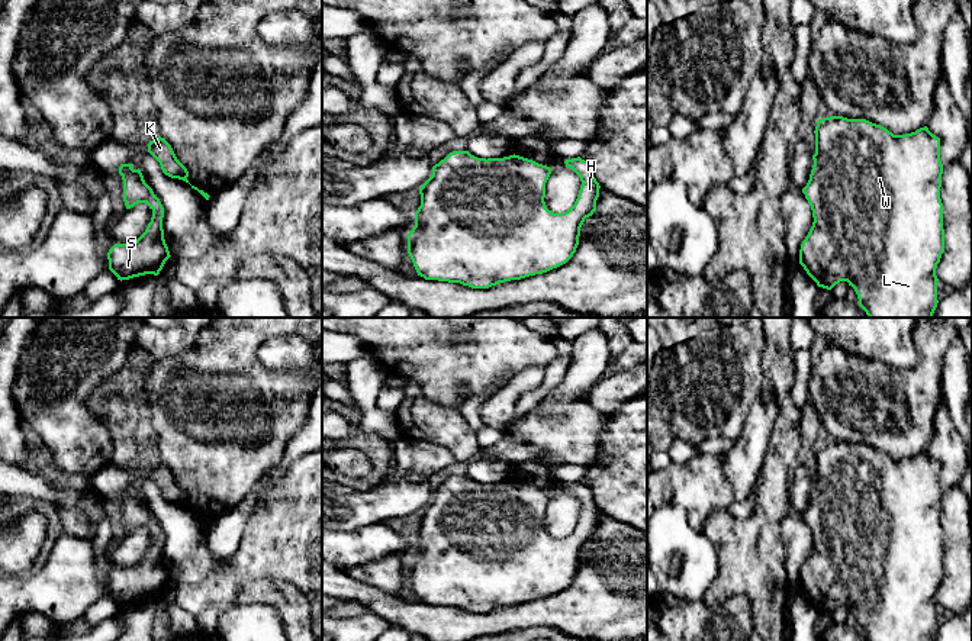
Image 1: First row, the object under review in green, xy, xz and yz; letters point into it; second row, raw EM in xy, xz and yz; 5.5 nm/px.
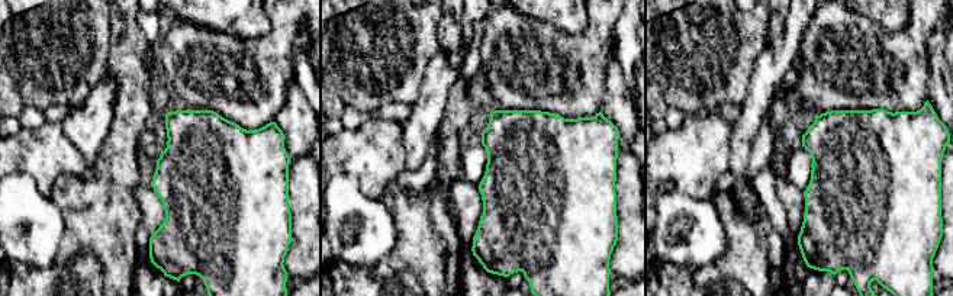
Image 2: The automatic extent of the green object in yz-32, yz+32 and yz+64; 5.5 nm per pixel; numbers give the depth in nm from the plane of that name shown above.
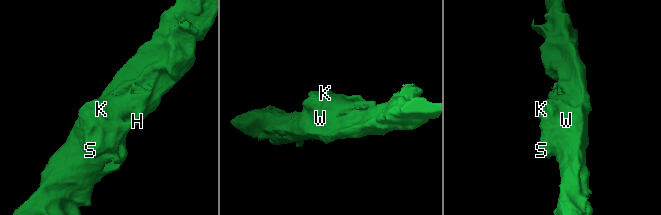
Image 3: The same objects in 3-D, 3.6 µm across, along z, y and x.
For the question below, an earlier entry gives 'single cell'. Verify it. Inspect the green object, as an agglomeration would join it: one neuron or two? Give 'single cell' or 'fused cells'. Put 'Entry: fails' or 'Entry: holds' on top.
Entry: holds
single cell

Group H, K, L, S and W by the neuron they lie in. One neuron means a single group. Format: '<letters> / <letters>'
H K L S W

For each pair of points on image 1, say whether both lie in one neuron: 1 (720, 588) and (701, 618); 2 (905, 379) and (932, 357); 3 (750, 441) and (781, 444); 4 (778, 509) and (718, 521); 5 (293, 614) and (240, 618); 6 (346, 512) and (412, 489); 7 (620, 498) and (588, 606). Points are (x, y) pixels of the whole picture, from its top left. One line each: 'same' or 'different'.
1: different
2: same
3: different
4: same
5: different
6: same
7: different

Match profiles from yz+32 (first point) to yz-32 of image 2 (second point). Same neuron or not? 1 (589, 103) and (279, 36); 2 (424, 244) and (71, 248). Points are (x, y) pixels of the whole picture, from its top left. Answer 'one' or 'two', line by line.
1: one
2: one

